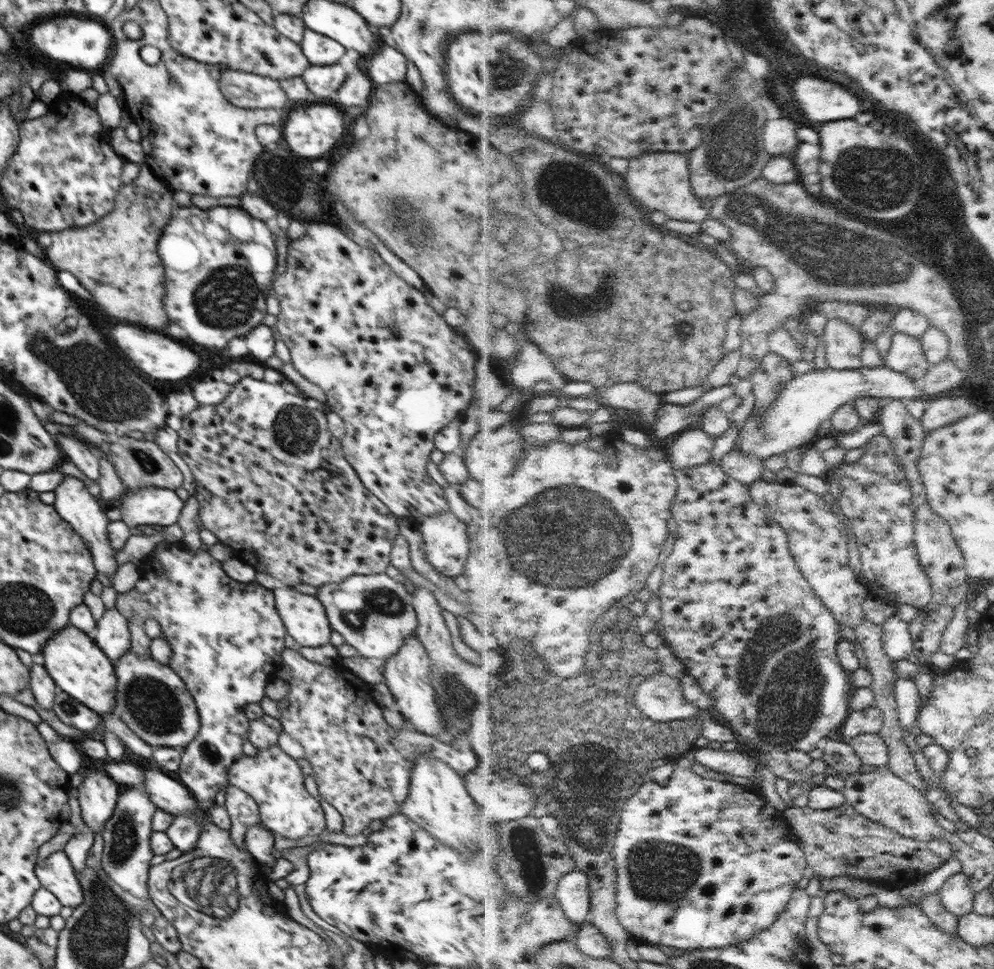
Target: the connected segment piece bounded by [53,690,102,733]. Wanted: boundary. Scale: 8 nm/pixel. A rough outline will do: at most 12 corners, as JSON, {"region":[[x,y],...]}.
{"region":[[61,690],[53,711],[82,733],[95,731],[100,715]]}

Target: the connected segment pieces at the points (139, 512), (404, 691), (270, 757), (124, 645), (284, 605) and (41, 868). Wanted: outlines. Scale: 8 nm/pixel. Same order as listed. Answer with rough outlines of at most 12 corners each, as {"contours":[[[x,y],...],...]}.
{"contours":[[[130,490],[113,507],[129,527],[178,522],[174,490]],[[415,634],[385,660],[384,683],[414,731],[453,743]],[[277,745],[240,756],[228,783],[260,825],[292,840],[327,830],[302,768]],[[115,607],[96,621],[93,640],[115,663],[131,646],[127,618]],[[281,585],[275,606],[299,647],[326,646],[332,628],[316,596]],[[64,851],[36,862],[36,876],[62,906],[75,909],[84,892]]]}

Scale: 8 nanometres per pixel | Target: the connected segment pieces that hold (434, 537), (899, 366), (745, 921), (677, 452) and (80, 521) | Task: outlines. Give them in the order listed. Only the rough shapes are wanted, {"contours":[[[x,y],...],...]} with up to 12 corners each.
{"contours":[[[448,511],[424,517],[426,562],[460,579],[472,543]],[[894,332],[884,365],[926,378],[924,341]],[[694,772],[628,801],[619,917],[726,948],[776,924],[809,862],[762,791]],[[702,427],[683,432],[670,450],[675,469],[712,461],[717,438]],[[65,475],[53,507],[88,544],[97,572],[118,570],[105,507]]]}

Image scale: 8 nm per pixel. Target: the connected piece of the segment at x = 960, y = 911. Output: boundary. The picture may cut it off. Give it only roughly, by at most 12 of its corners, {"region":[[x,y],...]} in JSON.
{"region":[[962,872],[939,883],[944,908],[958,918],[973,910],[975,893]]}

